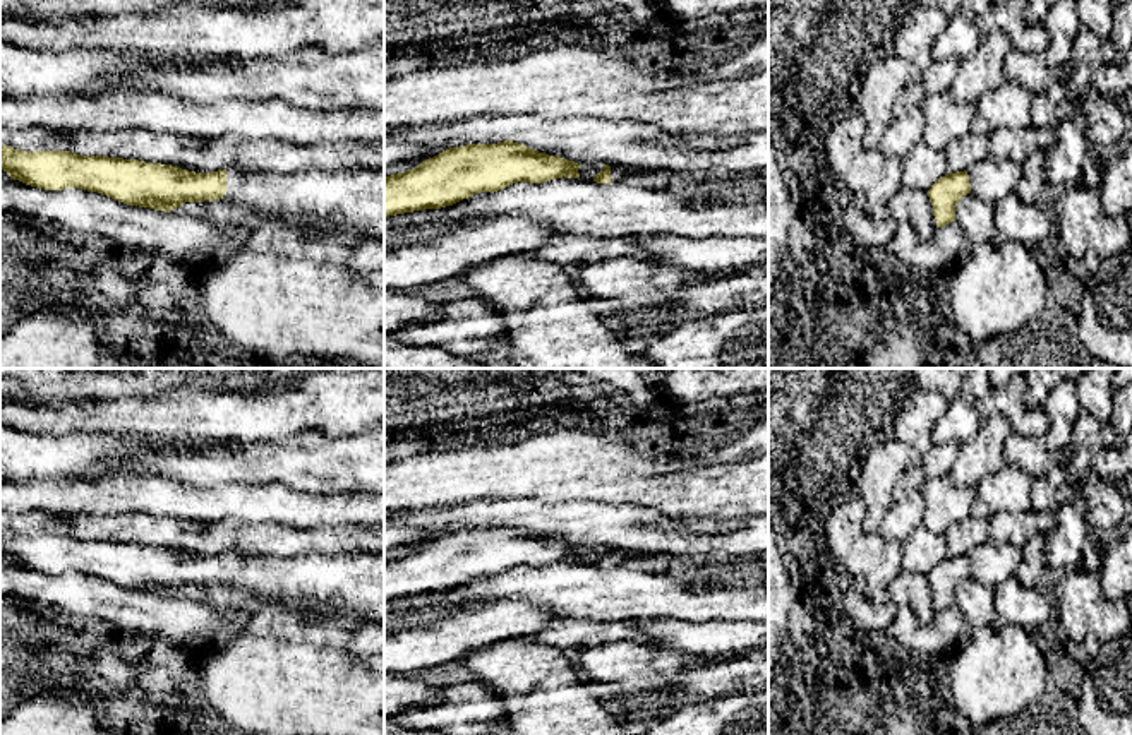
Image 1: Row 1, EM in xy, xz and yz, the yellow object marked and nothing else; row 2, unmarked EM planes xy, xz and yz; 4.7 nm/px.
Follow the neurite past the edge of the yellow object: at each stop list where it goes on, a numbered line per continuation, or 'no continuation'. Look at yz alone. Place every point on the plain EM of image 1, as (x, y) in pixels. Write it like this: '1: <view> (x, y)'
no continuation

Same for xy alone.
1: xy (350, 583)

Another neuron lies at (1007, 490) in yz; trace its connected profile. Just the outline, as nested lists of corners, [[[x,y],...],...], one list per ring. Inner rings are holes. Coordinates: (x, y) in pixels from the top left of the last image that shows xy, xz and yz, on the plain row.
[[[1003,464],[976,485],[971,516],[988,519],[998,512],[1031,512],[1033,476],[1015,464]]]

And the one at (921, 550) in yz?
[[[919,524],[902,541],[902,571],[928,576],[948,557],[945,535],[936,535]]]

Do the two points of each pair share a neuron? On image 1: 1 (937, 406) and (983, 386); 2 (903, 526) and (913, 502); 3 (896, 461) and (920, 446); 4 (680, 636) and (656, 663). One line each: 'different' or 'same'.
1: different
2: same
3: different
4: different

